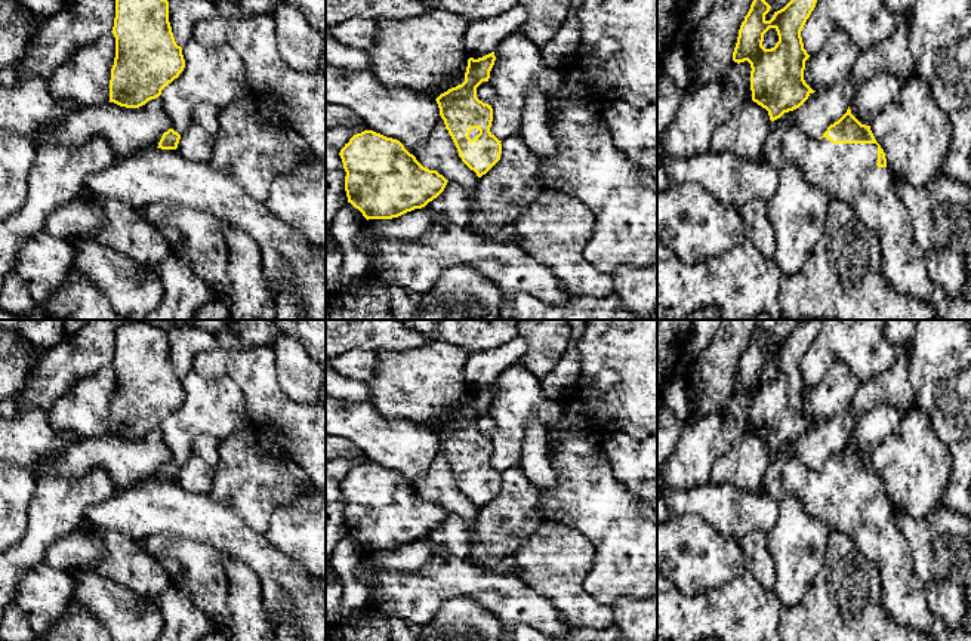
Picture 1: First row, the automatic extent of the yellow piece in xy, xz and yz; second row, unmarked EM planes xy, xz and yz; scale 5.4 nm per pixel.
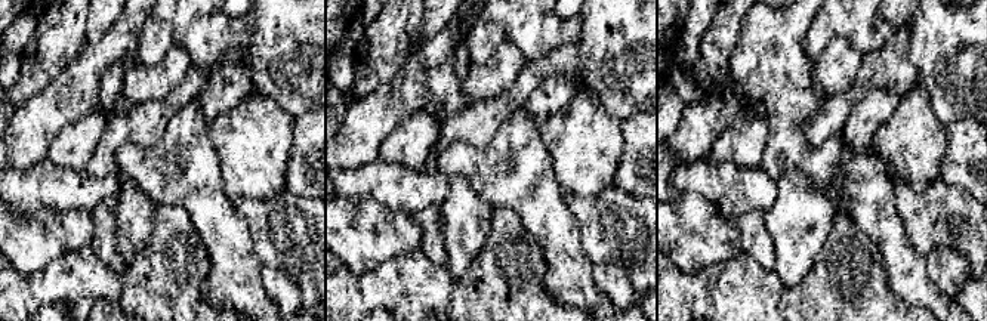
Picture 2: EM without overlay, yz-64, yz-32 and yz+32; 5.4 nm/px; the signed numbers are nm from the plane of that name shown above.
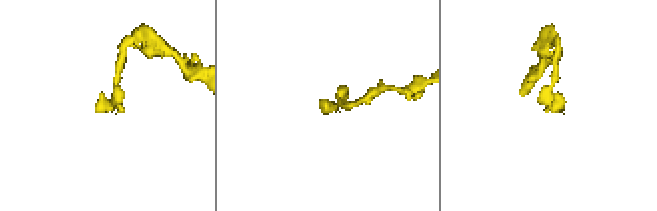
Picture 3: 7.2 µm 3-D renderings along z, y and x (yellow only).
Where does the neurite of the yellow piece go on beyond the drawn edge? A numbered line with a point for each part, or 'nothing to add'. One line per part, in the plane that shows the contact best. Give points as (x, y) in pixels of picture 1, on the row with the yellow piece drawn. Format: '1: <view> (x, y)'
1: yz (847, 172)

